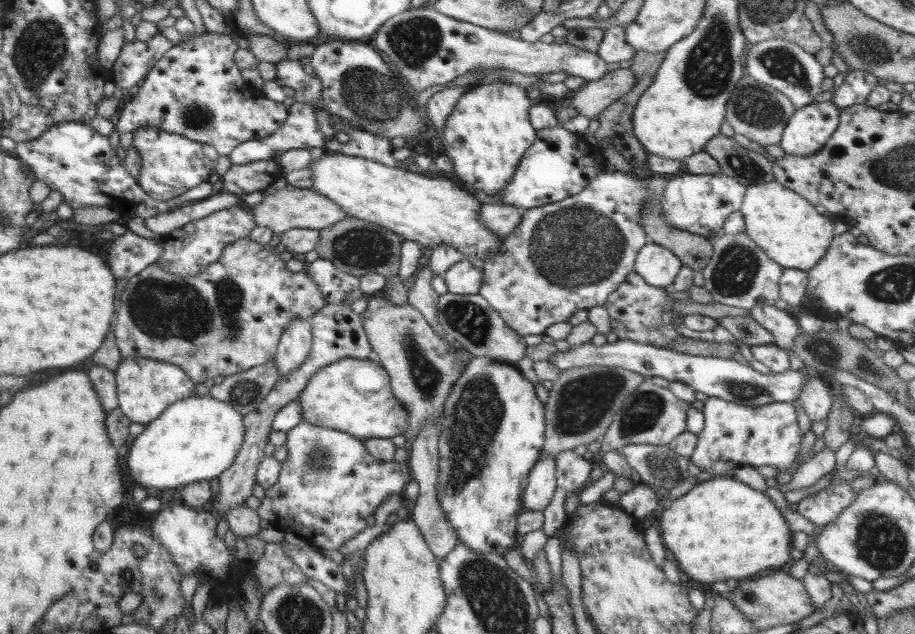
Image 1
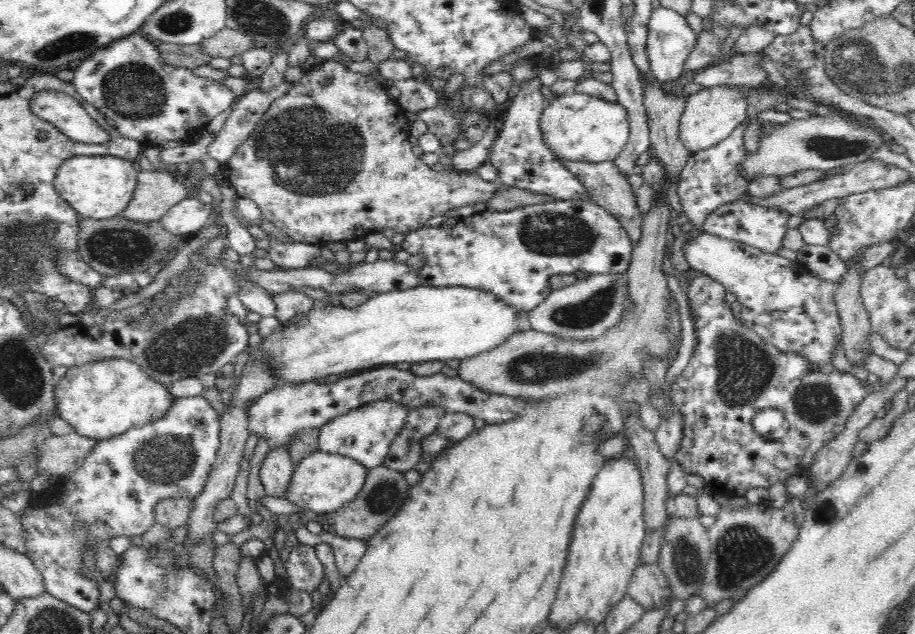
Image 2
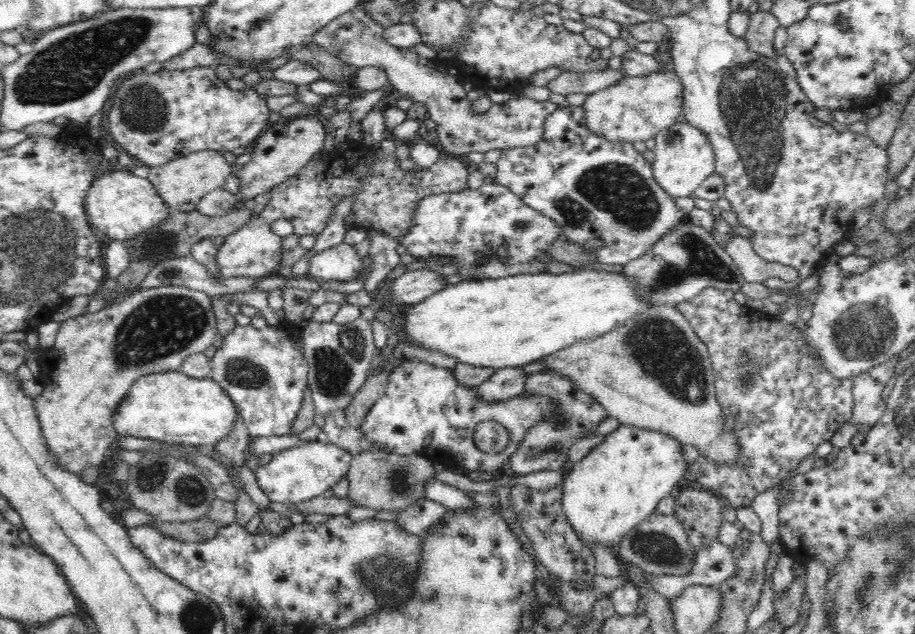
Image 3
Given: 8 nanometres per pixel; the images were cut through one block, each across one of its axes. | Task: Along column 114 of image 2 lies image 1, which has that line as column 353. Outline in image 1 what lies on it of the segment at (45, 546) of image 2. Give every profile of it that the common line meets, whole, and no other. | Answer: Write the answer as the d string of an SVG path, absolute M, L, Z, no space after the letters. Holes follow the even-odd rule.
M300 421L287 432L288 458L281 463L278 481L268 488L264 499L260 500L260 507L256 511L259 517L270 521L272 527L285 534L289 531L294 533L308 545L326 550L338 550L344 546L368 526L366 518L374 515L390 494L400 495L410 481L407 461L376 462L365 449L363 441L341 430Z

